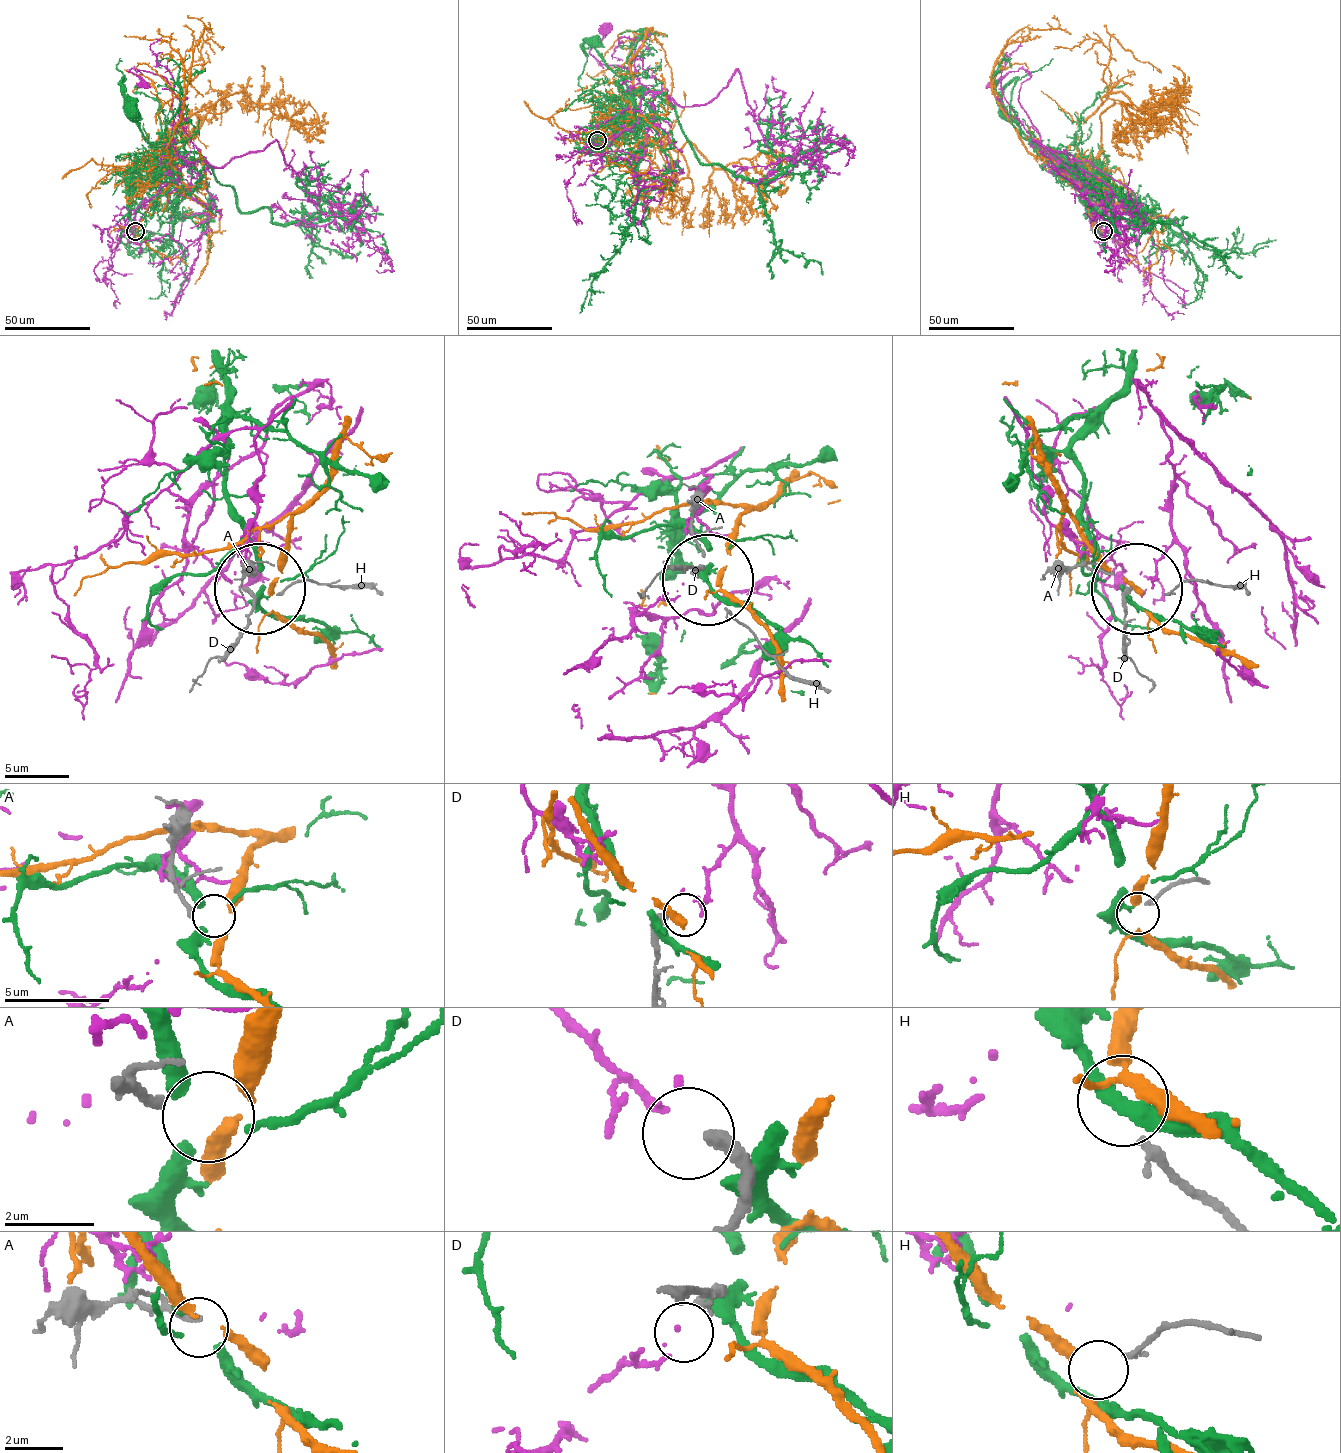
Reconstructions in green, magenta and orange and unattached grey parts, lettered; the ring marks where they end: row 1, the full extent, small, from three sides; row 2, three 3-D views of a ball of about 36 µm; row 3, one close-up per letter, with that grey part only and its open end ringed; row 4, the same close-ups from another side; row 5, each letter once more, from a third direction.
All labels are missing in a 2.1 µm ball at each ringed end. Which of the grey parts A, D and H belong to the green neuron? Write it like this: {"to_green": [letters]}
{"to_green": []}

